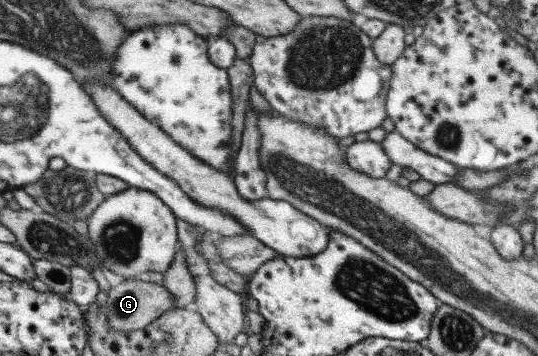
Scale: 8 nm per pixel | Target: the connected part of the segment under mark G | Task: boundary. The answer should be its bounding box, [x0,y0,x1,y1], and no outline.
[106,277,174,331]

